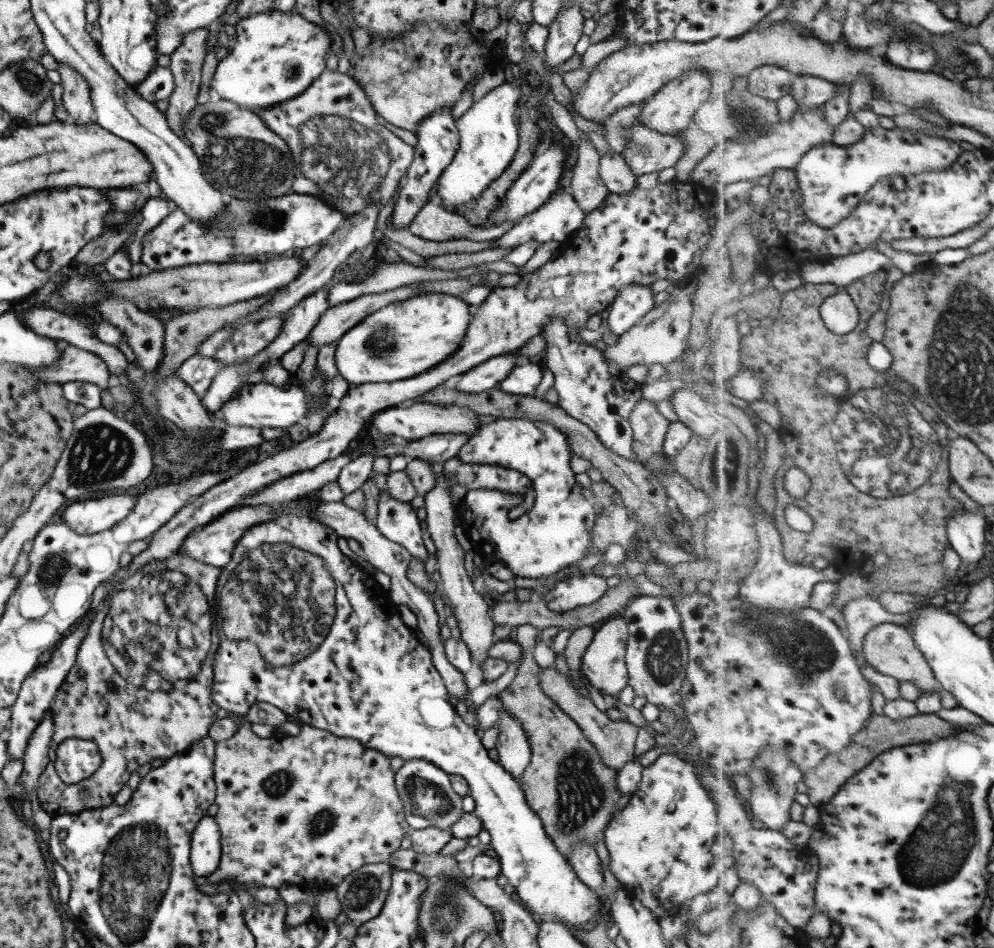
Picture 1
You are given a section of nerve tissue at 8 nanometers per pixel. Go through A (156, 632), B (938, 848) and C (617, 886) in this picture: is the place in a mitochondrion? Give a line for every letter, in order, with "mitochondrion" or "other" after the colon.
A: mitochondrion
B: mitochondrion
C: other

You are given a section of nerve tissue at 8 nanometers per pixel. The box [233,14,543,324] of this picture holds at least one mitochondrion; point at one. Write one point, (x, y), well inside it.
(344, 157)

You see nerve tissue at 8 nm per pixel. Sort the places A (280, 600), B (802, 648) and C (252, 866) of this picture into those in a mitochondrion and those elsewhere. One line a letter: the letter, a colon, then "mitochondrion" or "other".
A: mitochondrion
B: mitochondrion
C: other

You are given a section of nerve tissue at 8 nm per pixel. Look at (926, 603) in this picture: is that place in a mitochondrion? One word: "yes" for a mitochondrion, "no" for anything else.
no

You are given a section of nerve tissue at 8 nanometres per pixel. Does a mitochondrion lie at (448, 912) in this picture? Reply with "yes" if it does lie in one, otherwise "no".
yes

